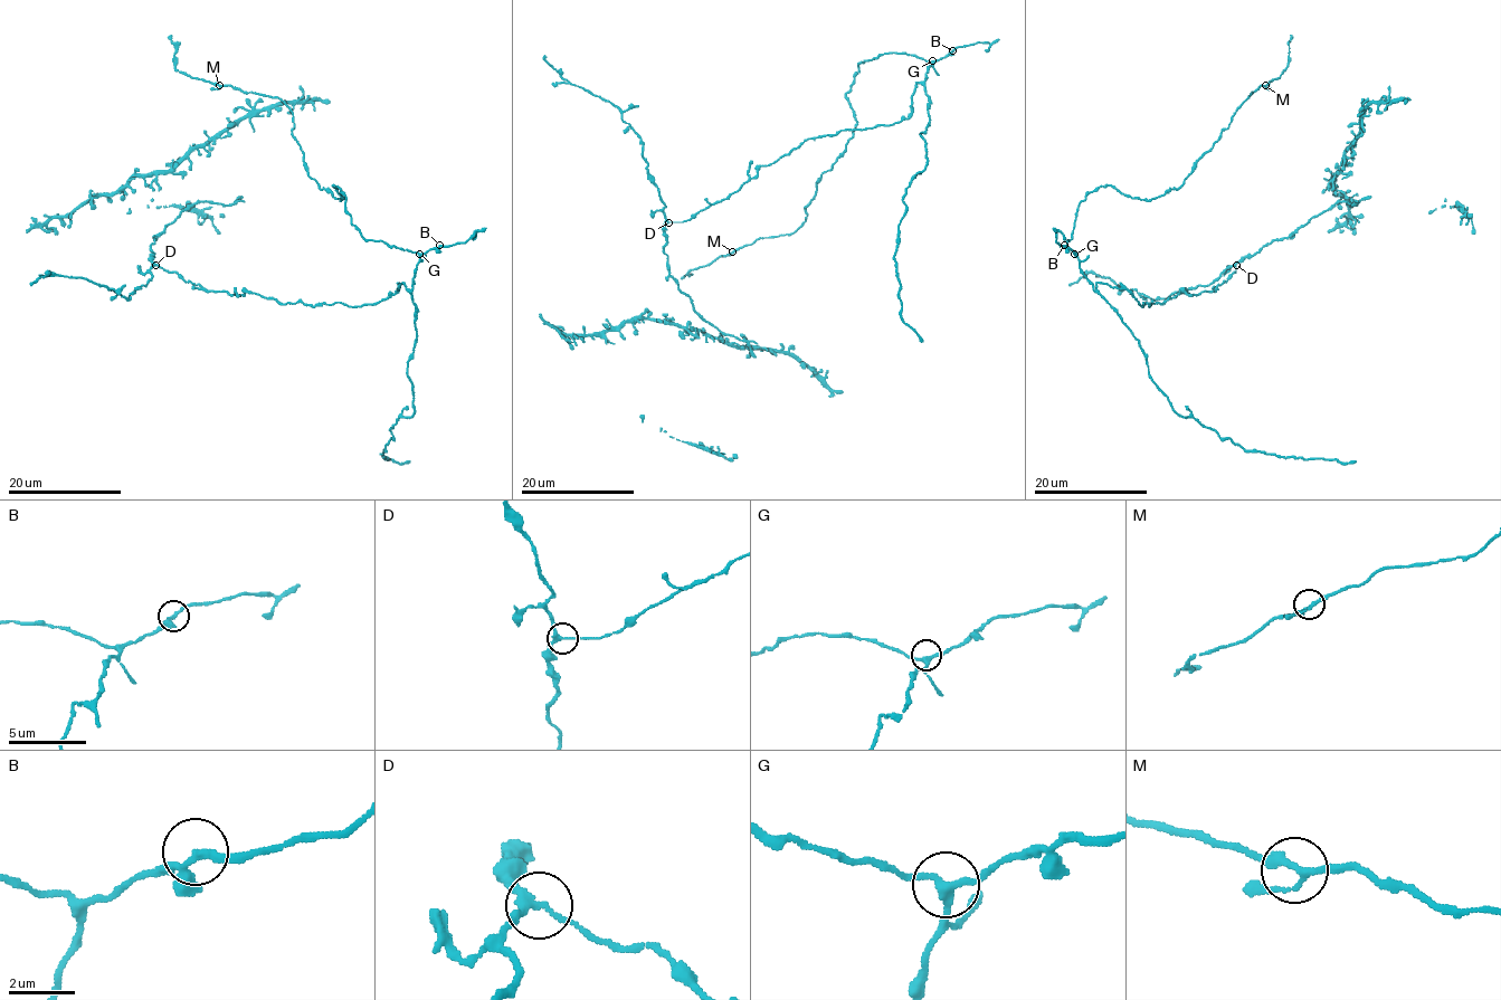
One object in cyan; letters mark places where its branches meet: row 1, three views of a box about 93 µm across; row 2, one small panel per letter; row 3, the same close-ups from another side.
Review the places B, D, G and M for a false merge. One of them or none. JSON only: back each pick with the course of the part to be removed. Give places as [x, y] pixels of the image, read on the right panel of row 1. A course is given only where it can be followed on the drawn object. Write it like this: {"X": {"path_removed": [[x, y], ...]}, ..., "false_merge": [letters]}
{"D": {"path_removed": [[1235, 265], [1208, 285], [1174, 292], [1167, 297], [1150, 298], [1091, 272], [1069, 285]]}, "false_merge": ["D"]}

